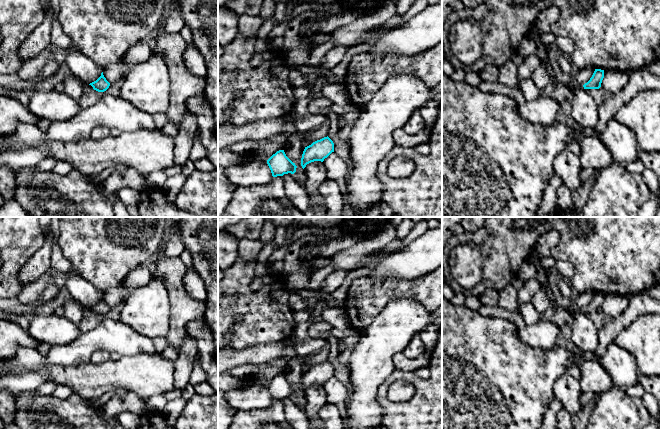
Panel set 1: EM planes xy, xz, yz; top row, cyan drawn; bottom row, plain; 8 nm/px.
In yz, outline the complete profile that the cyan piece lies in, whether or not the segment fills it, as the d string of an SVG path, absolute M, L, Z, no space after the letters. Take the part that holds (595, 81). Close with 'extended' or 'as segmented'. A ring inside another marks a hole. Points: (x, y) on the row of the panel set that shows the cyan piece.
M595 69L590 80L583 85L584 89L599 89L604 78L604 70Z; as segmented

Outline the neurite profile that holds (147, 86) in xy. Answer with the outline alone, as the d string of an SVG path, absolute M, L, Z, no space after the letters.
M162 53L135 65L124 78L119 97L149 114L166 113L170 106L170 75Z

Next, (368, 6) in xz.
M291 0L296 7L305 3L318 5L340 4L346 7L346 11L364 10L367 14L381 7L387 0Z

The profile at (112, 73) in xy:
M122 61L119 64L104 68L103 75L106 80L112 84L119 79L124 79L128 75L129 71L130 69L128 69Z

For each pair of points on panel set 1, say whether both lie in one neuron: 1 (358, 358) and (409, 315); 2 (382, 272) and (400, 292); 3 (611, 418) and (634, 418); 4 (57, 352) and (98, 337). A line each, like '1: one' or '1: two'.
1: one
2: two
3: one
4: one

